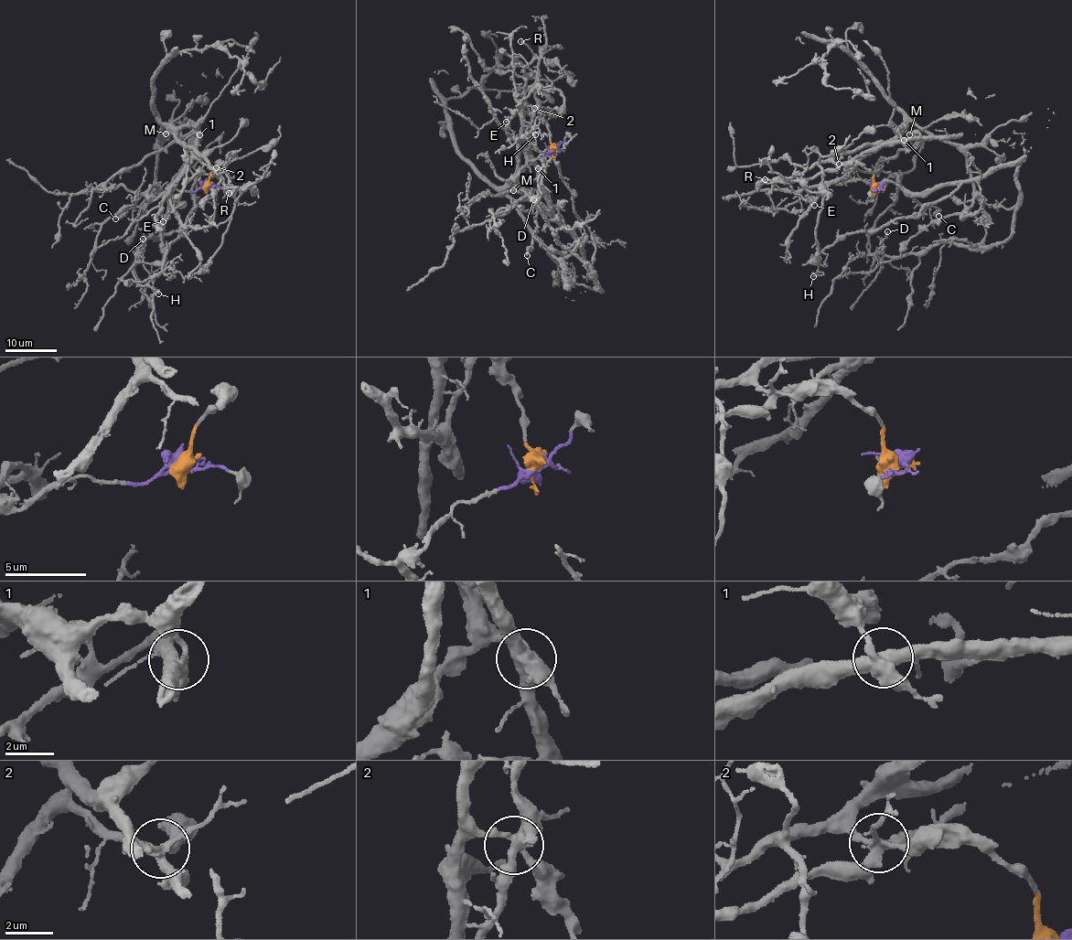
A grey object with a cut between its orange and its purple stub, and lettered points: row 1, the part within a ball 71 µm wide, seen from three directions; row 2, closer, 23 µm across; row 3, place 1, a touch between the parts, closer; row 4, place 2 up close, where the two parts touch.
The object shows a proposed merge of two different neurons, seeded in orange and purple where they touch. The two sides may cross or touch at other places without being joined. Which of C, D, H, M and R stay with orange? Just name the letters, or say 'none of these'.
R

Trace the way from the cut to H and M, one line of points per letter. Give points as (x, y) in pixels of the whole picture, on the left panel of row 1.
H: (205, 187), (153, 197), (150, 189), (171, 188), (187, 169), (195, 178), (187, 229), (152, 283), (159, 293)
M: (205, 187), (153, 197), (155, 186), (134, 193), (121, 185), (88, 187), (140, 165), (180, 133), (166, 133)

